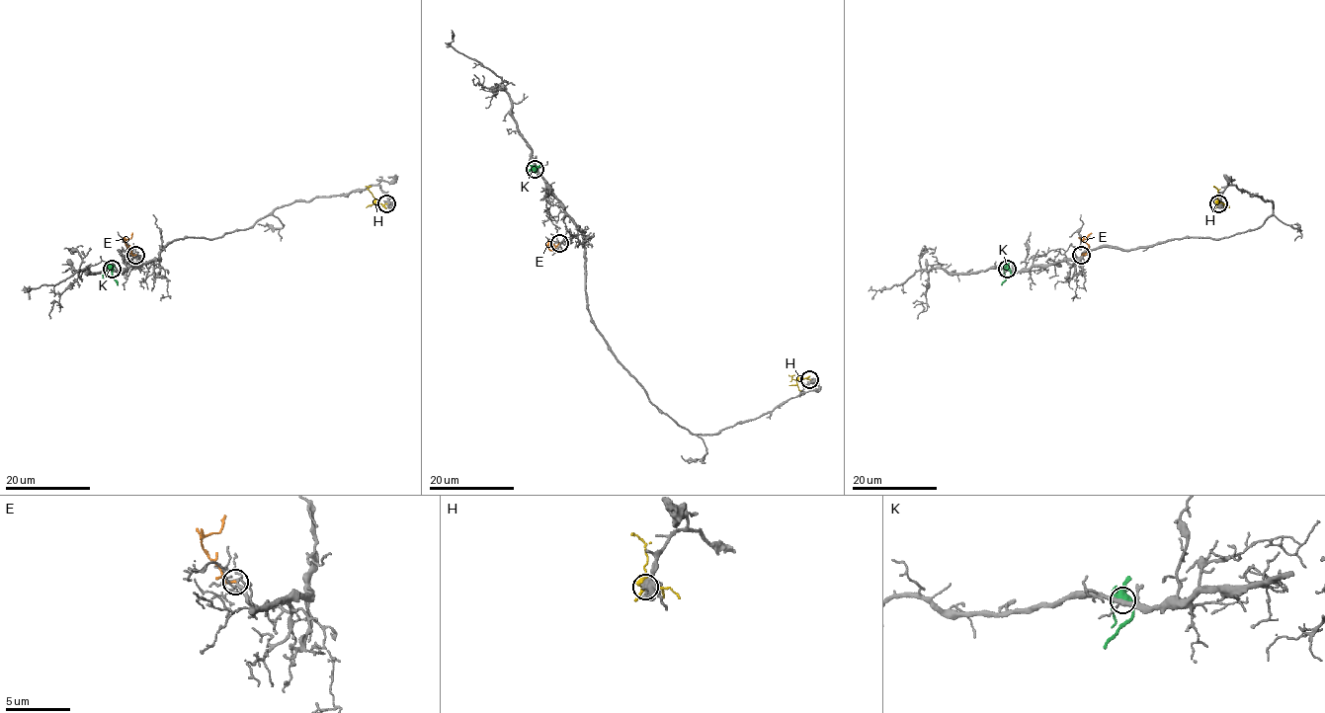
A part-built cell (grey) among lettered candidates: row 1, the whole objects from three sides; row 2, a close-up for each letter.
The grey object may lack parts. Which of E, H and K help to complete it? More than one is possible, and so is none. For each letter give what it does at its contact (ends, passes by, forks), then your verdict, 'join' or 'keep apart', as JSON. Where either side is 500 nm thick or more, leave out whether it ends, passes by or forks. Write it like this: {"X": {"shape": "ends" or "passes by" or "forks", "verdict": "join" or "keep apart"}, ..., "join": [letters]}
{"E": {"shape": "ends", "verdict": "keep apart"}, "H": {"shape": "passes by", "verdict": "keep apart"}, "K": {"shape": "forks", "verdict": "keep apart"}, "join": []}

